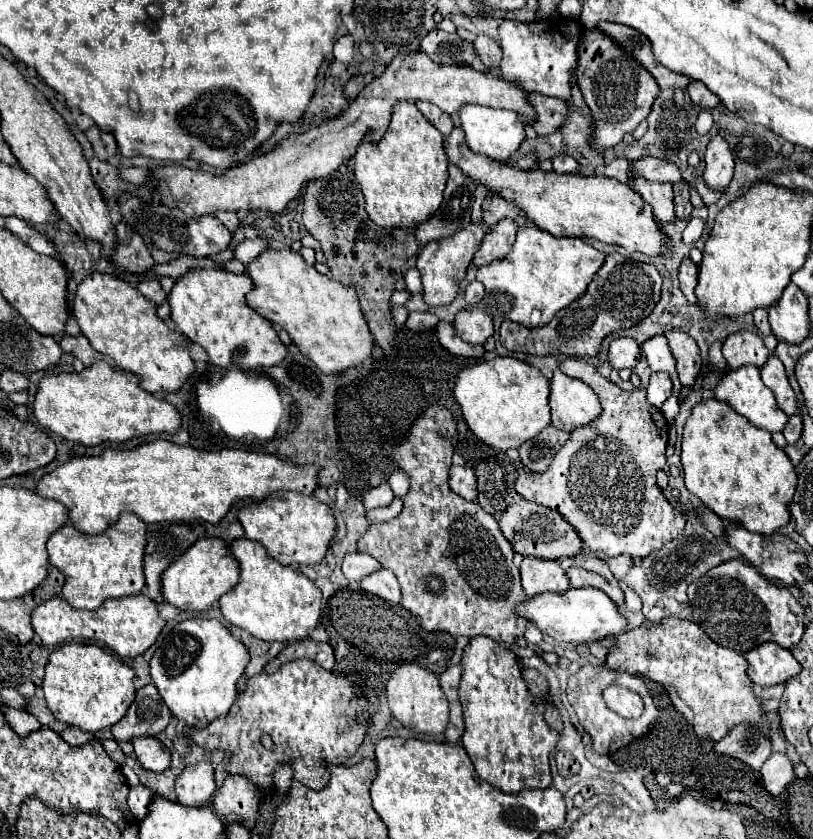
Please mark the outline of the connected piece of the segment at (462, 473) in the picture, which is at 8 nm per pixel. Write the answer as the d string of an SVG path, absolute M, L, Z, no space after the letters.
M454 466L450 470L450 486L462 498L476 500L476 496L478 496L478 490L476 490L476 474L474 474L472 468Z

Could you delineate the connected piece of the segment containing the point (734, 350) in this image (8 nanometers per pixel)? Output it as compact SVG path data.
M740 330L732 332L726 338L726 342L722 344L722 354L730 368L740 368L746 364L754 364L760 368L768 360L770 350L764 346L758 334L750 330Z

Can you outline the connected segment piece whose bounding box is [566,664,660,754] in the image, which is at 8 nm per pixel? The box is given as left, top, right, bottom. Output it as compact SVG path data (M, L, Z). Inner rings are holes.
M592 664L580 666L580 670L574 672L574 674L570 674L570 678L568 678L566 696L568 696L568 700L572 702L572 708L574 708L576 716L578 716L578 720L580 720L582 728L584 728L586 734L590 736L590 740L592 740L592 744L594 744L594 750L600 752L600 754L612 754L612 752L624 748L626 744L630 744L632 740L642 738L644 734L648 734L650 726L652 726L652 724L658 720L658 716L660 716L660 712L658 712L658 708L654 706L654 700L652 700L652 696L650 696L650 690L648 690L648 686L644 684L642 678L630 676L630 674L618 674L618 672L610 670L608 666L592 666ZM614 682L618 682L620 686L624 686L624 688L628 688L628 690L634 690L634 692L642 698L642 702L644 702L644 712L642 712L640 718L620 718L620 716L616 716L616 712L608 710L608 706L604 704L602 692L604 692L604 688L606 688L608 684L614 684Z

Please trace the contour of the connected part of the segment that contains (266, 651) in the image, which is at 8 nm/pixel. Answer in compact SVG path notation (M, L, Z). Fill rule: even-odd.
M242 632L240 640L244 642L244 646L248 648L248 654L250 654L250 662L244 672L246 678L260 674L264 670L266 662L272 660L286 646L282 642L260 642L258 638L252 638L252 634L248 634L248 632Z

